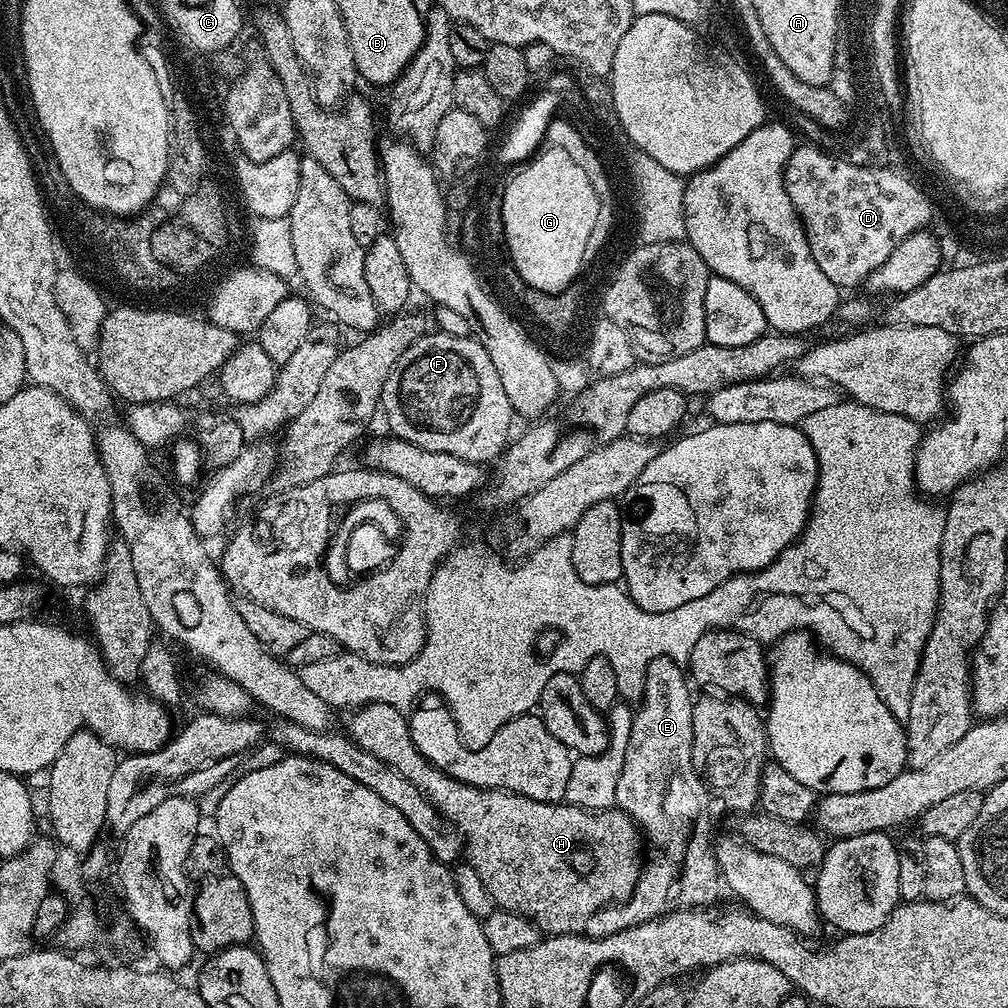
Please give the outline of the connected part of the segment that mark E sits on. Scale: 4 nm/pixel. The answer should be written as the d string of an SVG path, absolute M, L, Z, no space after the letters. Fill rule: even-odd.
M668 656L654 658L646 670L644 679L644 695L638 701L632 718L630 742L626 746L626 758L622 766L622 774L618 774L618 794L615 807L625 812L636 821L643 839L652 843L656 857L643 865L640 881L634 886L630 898L618 904L598 910L586 921L583 935L594 938L606 938L610 934L618 934L623 928L633 928L654 920L658 916L666 916L670 912L707 908L715 905L715 900L722 892L722 877L716 861L714 836L711 836L712 824L708 821L708 785L697 772L692 761L694 746L694 718L692 706L694 692L688 689L689 677L685 669Z

